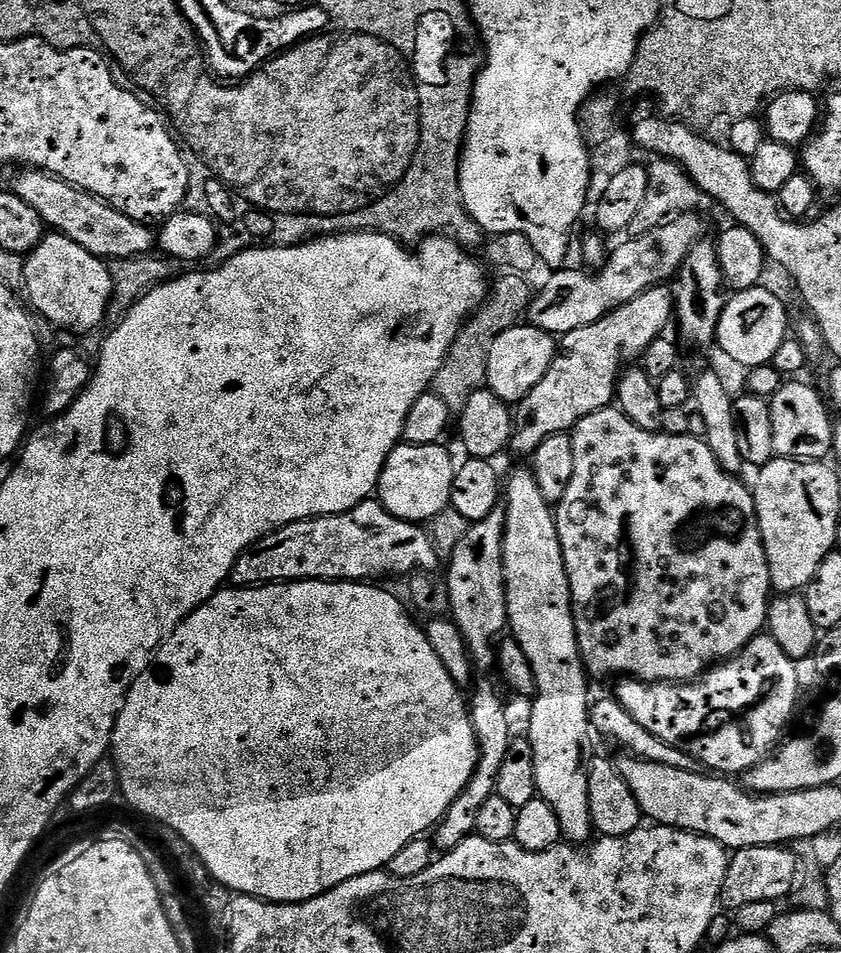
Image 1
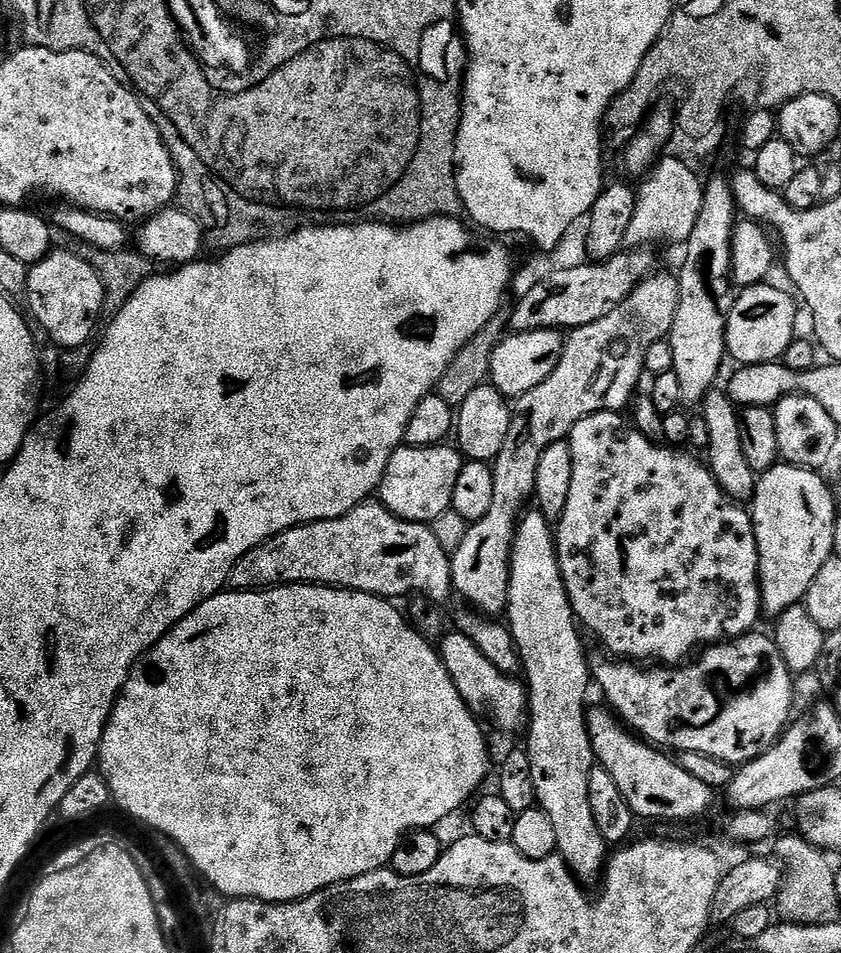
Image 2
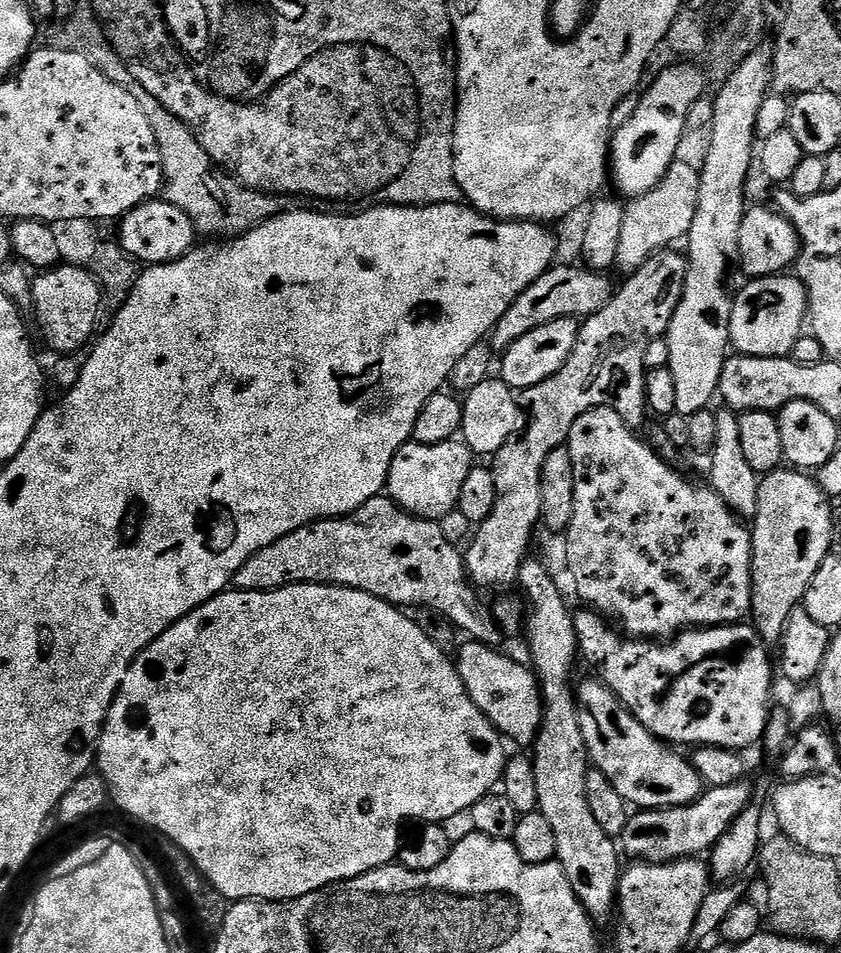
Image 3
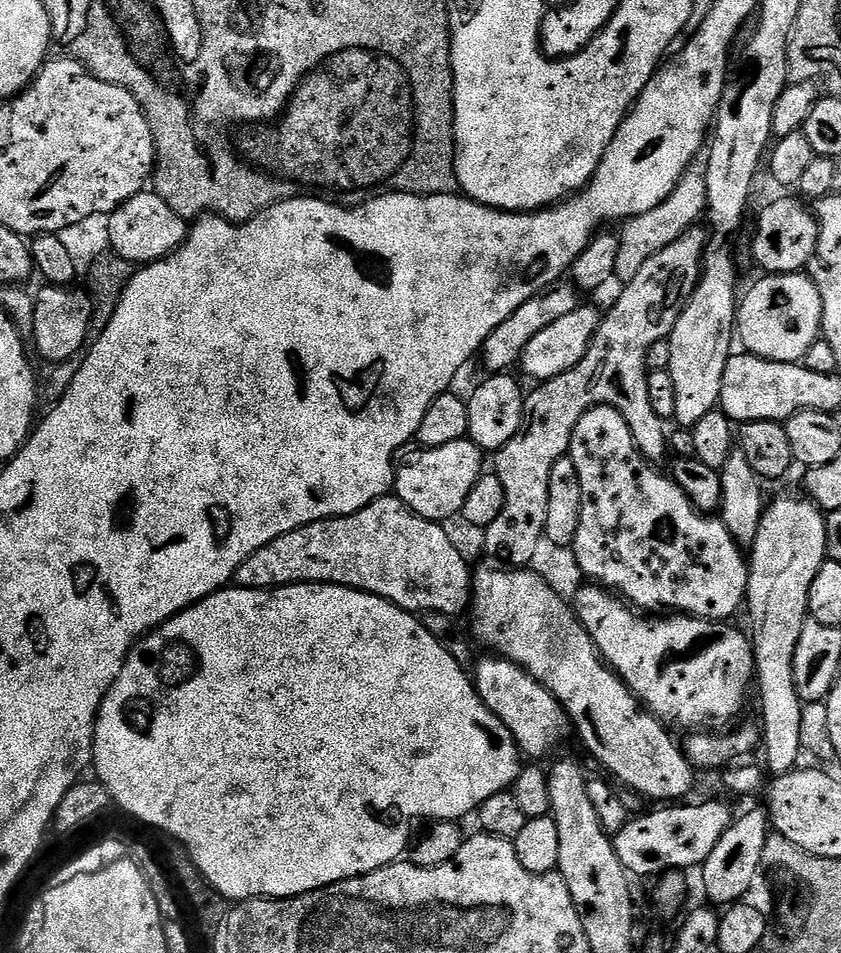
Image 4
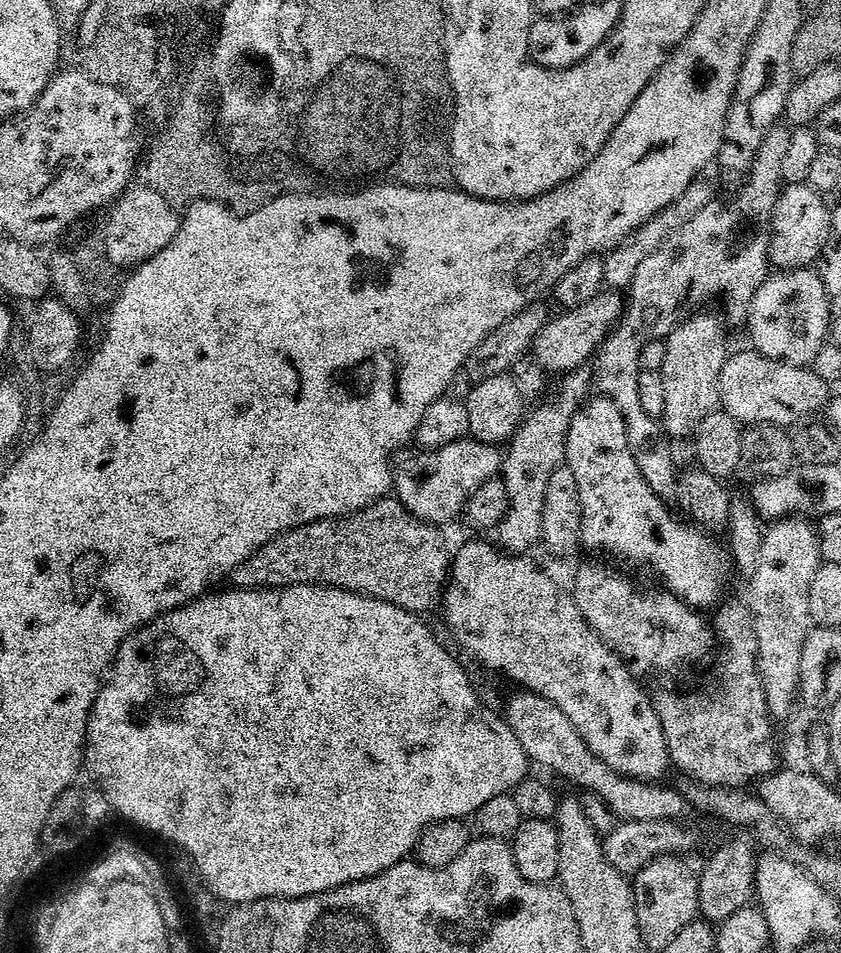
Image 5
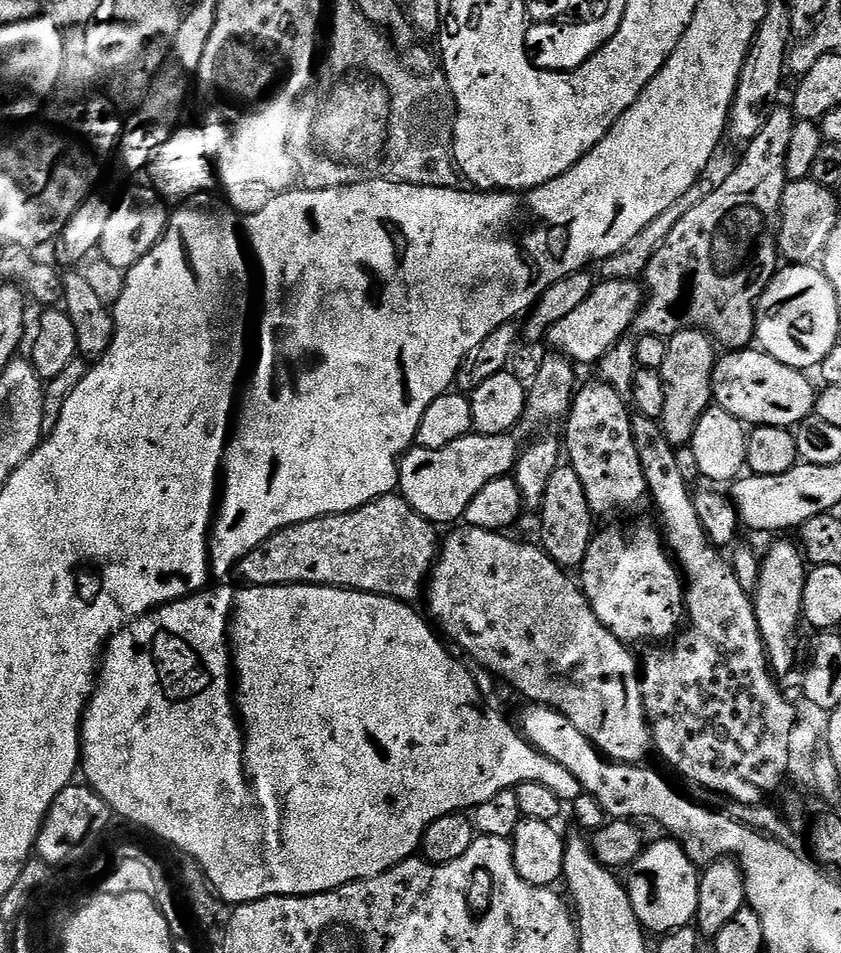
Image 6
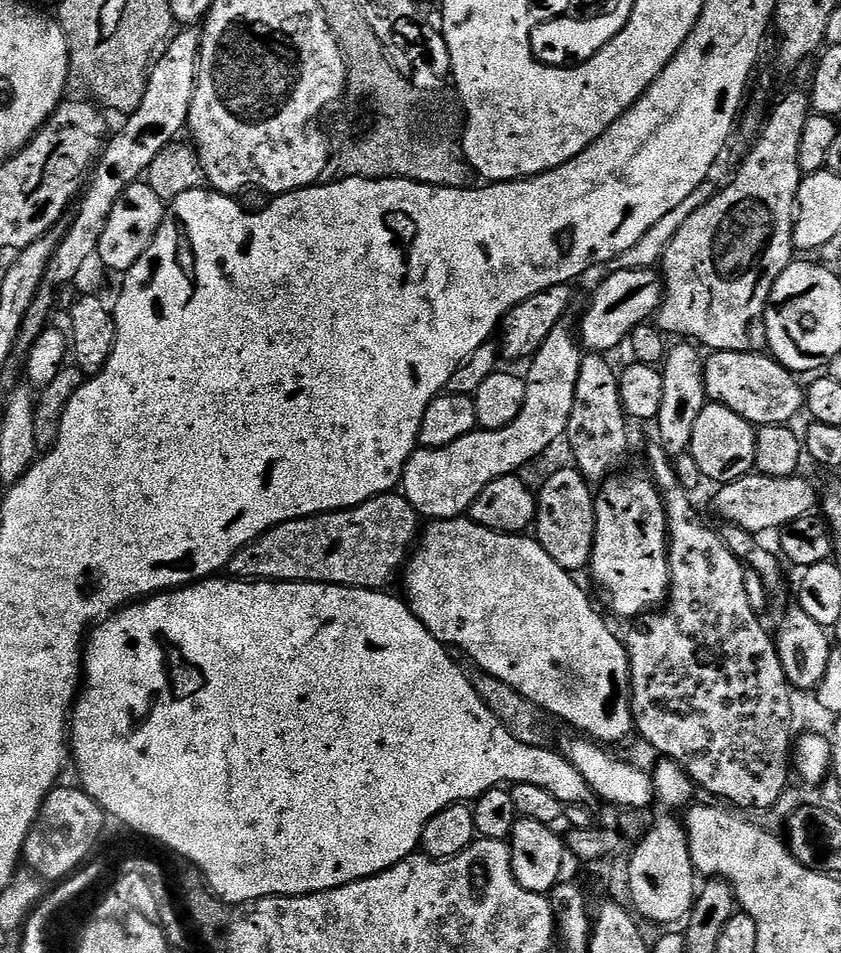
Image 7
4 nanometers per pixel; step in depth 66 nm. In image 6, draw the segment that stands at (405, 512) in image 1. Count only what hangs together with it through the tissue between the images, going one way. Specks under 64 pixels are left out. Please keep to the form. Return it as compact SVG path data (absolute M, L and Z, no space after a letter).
M512 432L497 436L469 434L458 438L458 442L450 442L450 446L442 446L442 450L409 448L400 458L399 495L432 524L455 525L463 517L466 506L470 506L470 498L474 498L486 482L509 475L515 469L522 444L514 437Z

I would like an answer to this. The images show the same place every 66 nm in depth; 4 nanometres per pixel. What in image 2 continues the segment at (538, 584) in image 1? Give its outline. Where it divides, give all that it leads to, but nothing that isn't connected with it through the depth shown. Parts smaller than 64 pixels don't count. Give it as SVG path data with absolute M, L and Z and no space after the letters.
M539 510L525 511L520 517L520 525L516 527L506 623L512 629L523 671L528 671L526 687L530 719L526 724L526 751L530 758L530 774L534 778L537 805L546 814L550 814L550 822L554 822L554 835L558 837L557 853L568 863L573 876L581 885L599 885L610 859L610 845L602 838L602 830L598 830L598 822L594 822L594 810L590 810L590 770L594 766L594 757L588 733L588 712L584 708L588 700L588 684L590 688L588 656L580 641L582 632L564 585L564 576L560 572L553 525Z

